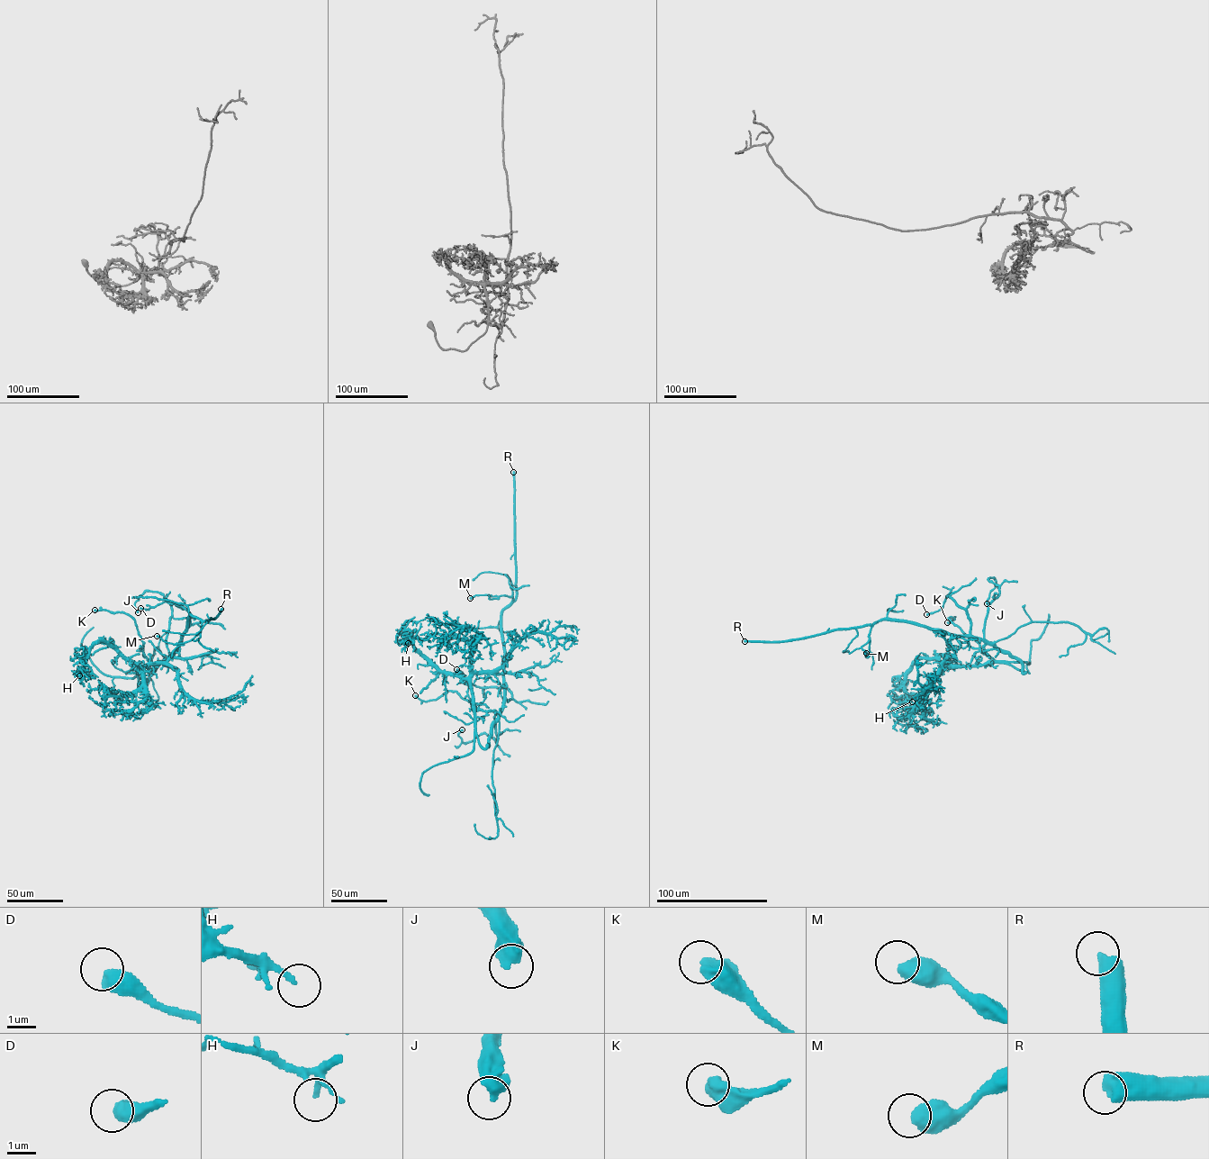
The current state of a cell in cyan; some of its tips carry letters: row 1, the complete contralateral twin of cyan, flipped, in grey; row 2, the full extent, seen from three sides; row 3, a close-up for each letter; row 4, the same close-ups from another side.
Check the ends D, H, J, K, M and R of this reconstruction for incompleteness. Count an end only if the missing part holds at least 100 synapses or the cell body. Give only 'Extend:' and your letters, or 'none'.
Extend: R

